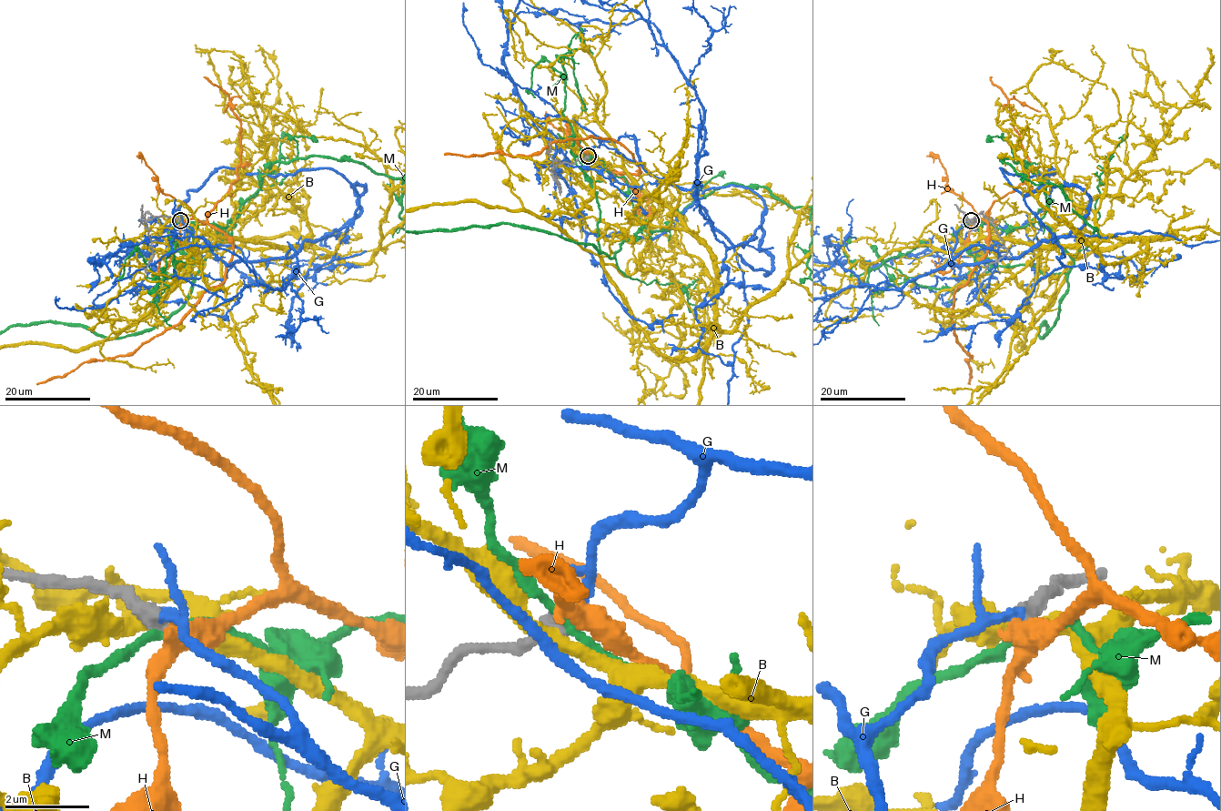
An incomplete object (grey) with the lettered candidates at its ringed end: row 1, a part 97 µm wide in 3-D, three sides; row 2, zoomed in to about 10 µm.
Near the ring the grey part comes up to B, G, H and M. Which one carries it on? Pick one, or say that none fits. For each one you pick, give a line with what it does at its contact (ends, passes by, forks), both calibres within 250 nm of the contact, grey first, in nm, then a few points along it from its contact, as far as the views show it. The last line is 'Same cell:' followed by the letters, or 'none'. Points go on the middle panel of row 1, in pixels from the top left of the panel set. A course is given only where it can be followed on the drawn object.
G: it passes by; calibres 480 and 190 nm; course (588, 156), (634, 137), (641, 165), (685, 188), (766, 275), (766, 209), (731, 248), (697, 202), (698, 108)
Same cell: G

